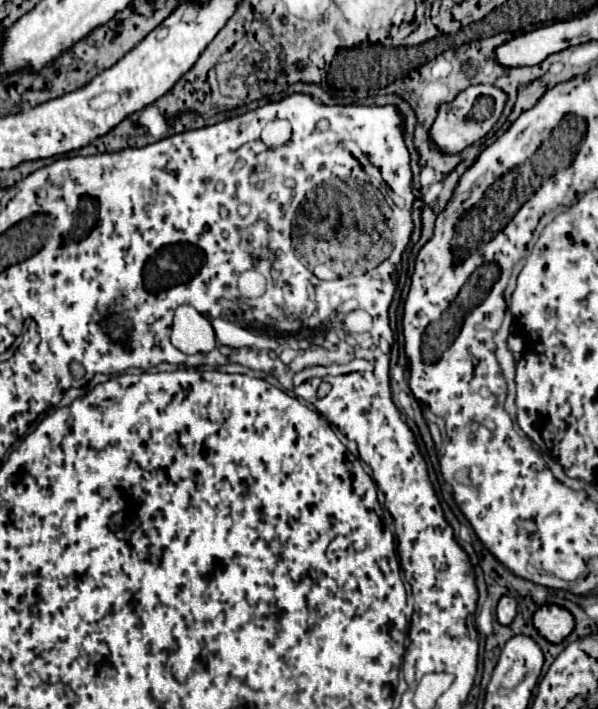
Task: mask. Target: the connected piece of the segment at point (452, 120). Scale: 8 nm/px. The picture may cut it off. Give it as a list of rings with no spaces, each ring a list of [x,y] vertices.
[[[471,85],[463,93],[459,93],[451,103],[441,105],[439,115],[431,127],[431,139],[443,153],[459,153],[475,141],[483,139],[493,125],[499,121],[503,107],[507,103],[507,93],[495,85]]]

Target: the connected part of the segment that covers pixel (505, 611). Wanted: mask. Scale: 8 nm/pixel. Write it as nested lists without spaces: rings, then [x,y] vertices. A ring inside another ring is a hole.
[[[501,597],[497,605],[497,617],[501,625],[509,625],[517,615],[517,601],[513,597]]]

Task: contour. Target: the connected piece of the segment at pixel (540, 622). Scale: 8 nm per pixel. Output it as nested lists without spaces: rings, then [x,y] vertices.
[[[543,605],[535,611],[533,623],[537,631],[551,643],[561,643],[575,627],[575,619],[571,611],[559,605]]]

